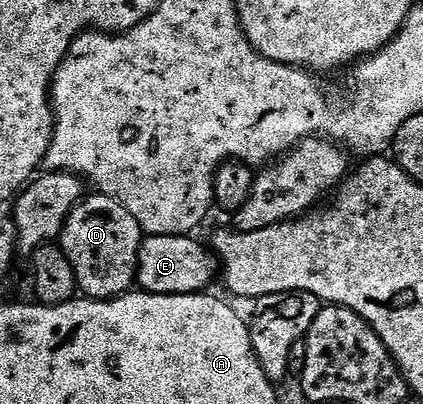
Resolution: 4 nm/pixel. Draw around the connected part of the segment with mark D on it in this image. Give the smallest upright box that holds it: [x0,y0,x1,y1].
[59,194,143,300]

